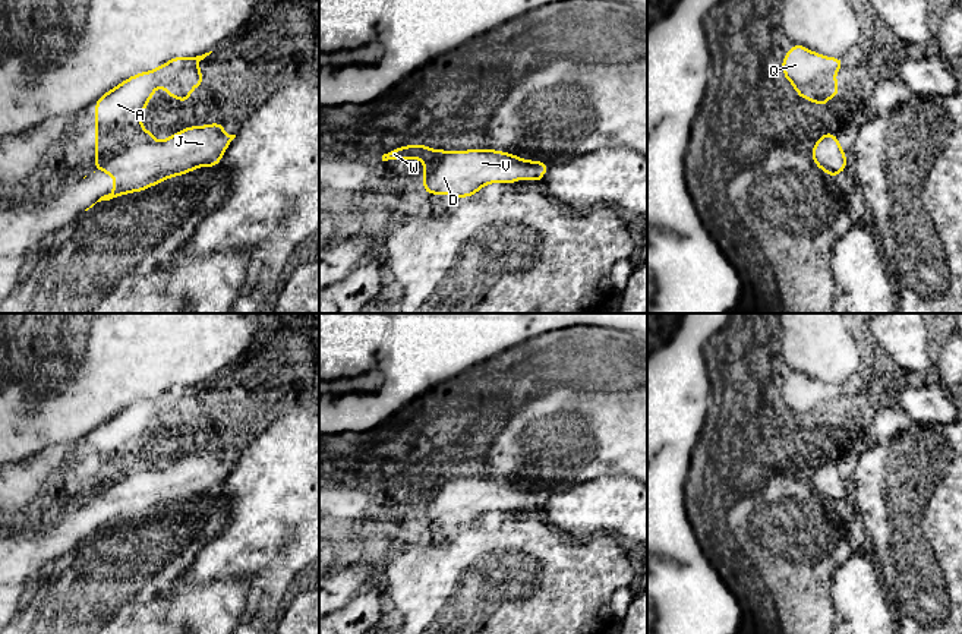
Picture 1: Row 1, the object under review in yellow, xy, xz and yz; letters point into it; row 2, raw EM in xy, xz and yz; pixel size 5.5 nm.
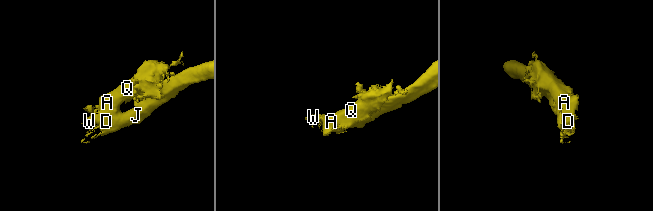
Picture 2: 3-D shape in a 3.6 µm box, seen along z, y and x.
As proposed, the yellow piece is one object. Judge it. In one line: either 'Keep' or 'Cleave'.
Keep

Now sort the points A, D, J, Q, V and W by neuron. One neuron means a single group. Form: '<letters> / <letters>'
A D J Q V W

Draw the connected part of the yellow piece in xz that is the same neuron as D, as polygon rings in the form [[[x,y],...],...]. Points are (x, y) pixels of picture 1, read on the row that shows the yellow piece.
[[[413,143],[382,155],[382,161],[419,158],[423,161],[423,192],[451,198],[470,198],[491,183],[512,184],[517,180],[540,183],[549,168],[545,161],[524,160],[517,154],[485,148],[445,151]]]

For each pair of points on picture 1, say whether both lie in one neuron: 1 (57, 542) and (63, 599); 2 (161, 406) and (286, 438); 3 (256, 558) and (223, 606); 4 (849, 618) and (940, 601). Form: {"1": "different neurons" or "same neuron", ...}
{"1": "different neurons", "2": "different neurons", "3": "different neurons", "4": "different neurons"}

